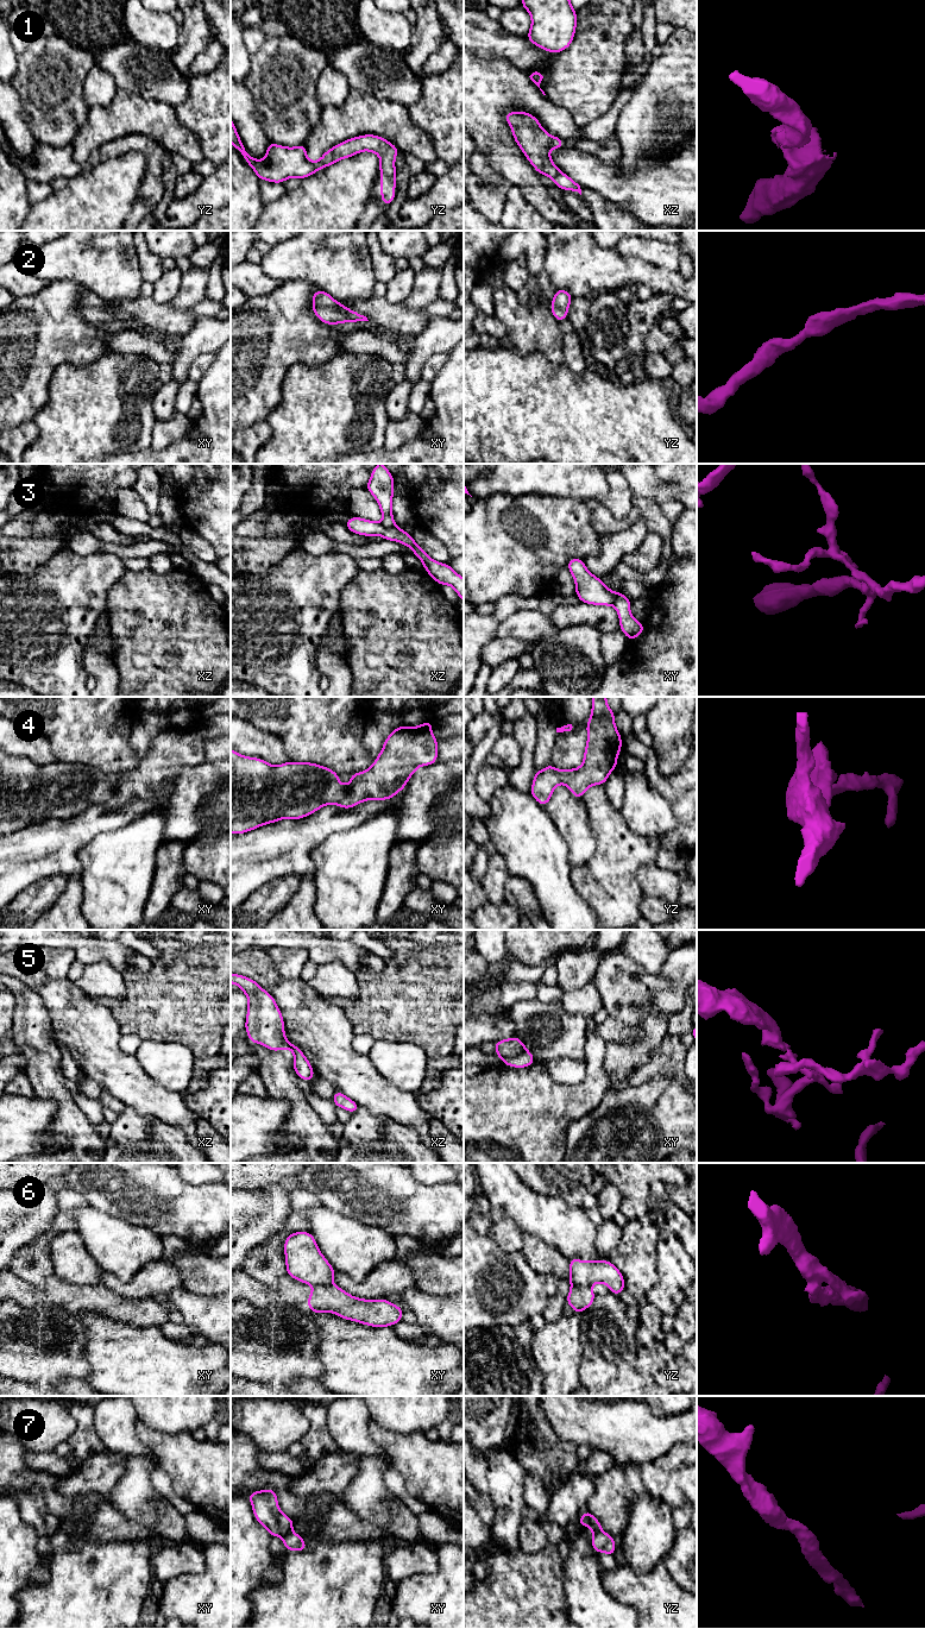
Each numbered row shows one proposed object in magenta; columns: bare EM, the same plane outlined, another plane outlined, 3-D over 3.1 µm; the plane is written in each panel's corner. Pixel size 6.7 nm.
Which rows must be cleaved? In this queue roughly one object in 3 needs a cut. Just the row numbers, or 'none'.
3, 5, 6

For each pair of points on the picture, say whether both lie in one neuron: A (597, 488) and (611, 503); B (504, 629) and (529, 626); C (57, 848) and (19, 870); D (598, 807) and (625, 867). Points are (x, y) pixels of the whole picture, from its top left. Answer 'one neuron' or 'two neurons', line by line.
A: two neurons
B: one neuron
C: one neuron
D: one neuron

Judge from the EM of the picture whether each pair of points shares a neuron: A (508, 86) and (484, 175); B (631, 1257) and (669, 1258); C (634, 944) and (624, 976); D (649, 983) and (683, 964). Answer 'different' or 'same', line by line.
A: different
B: different
C: different
D: different

